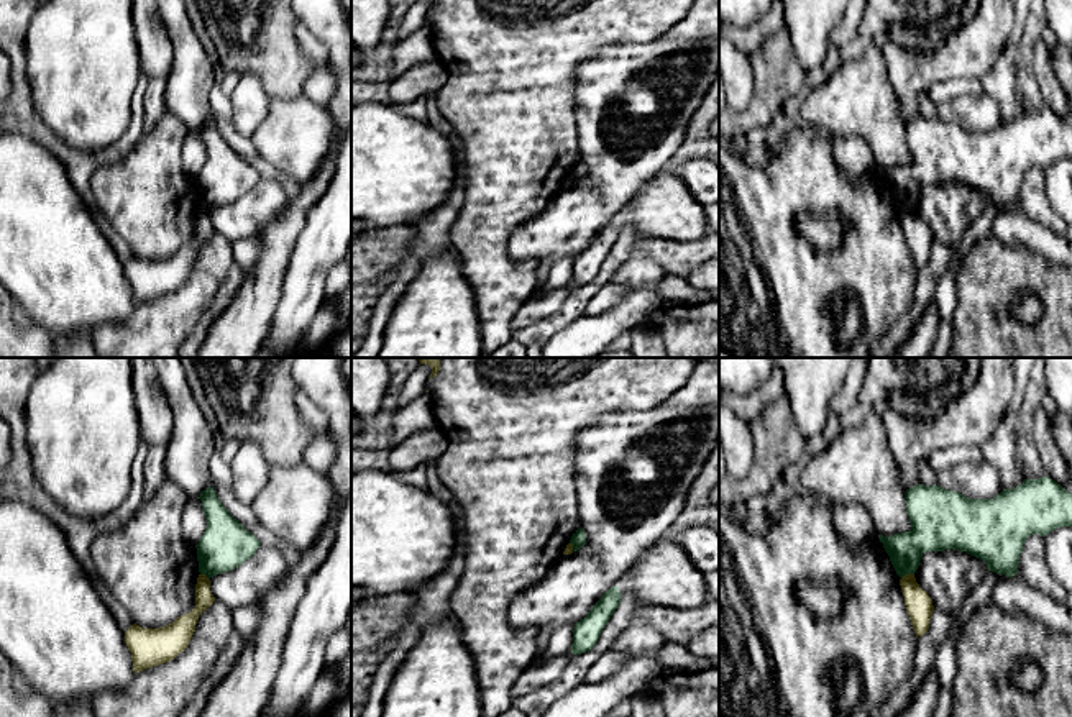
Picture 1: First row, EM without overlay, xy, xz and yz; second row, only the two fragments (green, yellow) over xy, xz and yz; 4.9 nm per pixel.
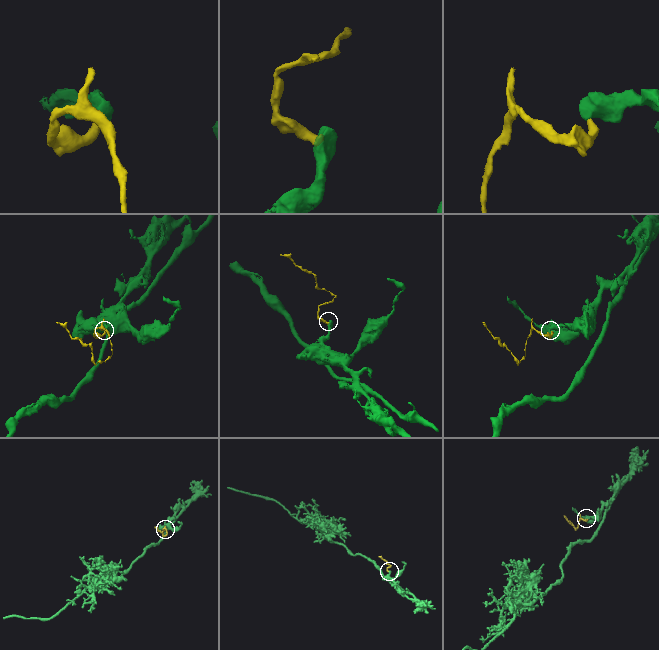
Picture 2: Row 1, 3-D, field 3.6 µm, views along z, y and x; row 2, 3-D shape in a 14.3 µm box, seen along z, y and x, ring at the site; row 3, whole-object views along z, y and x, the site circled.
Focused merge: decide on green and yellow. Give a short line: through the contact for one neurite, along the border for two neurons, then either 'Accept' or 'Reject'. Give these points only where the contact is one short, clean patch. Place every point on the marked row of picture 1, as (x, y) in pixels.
Line: yz (913, 573), (907, 573), (902, 578). Reject

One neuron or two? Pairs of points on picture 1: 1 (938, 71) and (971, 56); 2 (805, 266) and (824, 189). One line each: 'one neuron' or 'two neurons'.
1: one neuron
2: one neuron

